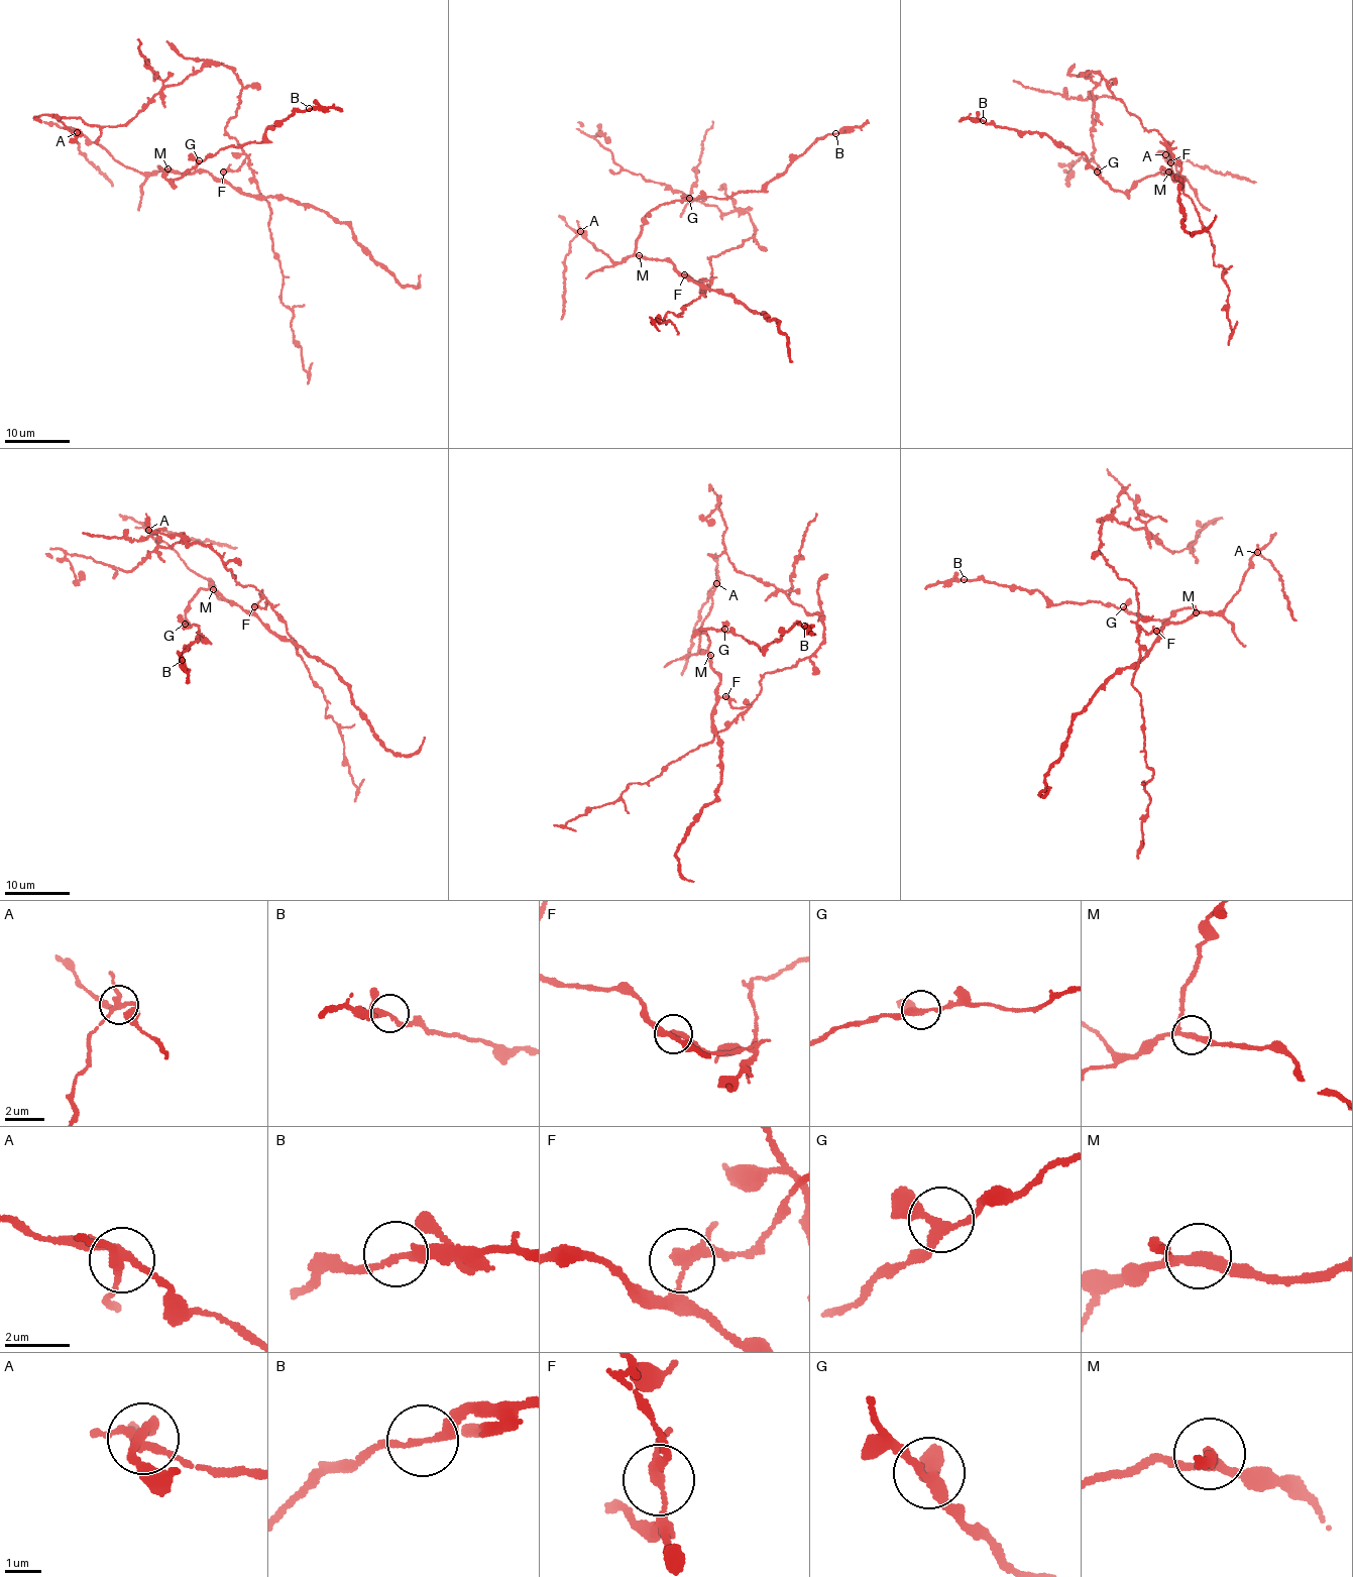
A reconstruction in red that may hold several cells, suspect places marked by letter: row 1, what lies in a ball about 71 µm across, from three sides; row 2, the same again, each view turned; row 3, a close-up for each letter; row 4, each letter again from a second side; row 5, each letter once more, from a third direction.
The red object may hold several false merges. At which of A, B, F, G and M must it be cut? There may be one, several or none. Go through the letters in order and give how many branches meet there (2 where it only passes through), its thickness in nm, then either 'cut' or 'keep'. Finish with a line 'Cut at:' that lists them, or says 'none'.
A: 4 | 240 nm | cut
B: 2 | 190 nm | keep
F: 3 | 240 nm | cut
G: 3 | 260 nm | keep
M: 3 | 240 nm | keep
Cut at: A, F

